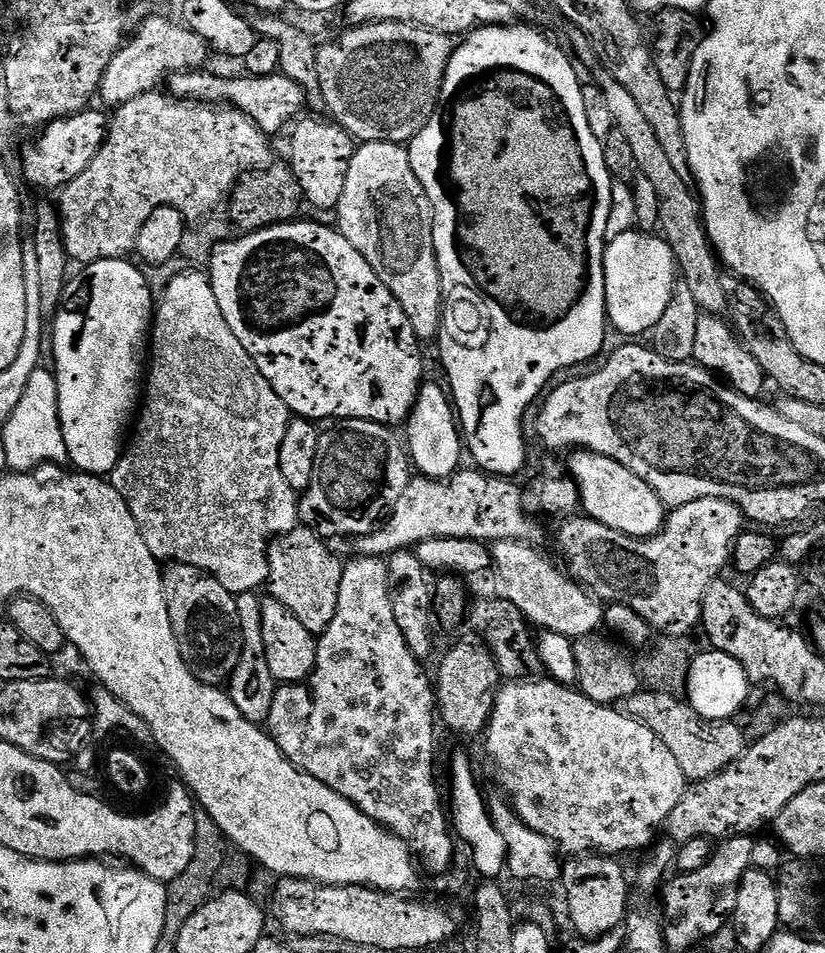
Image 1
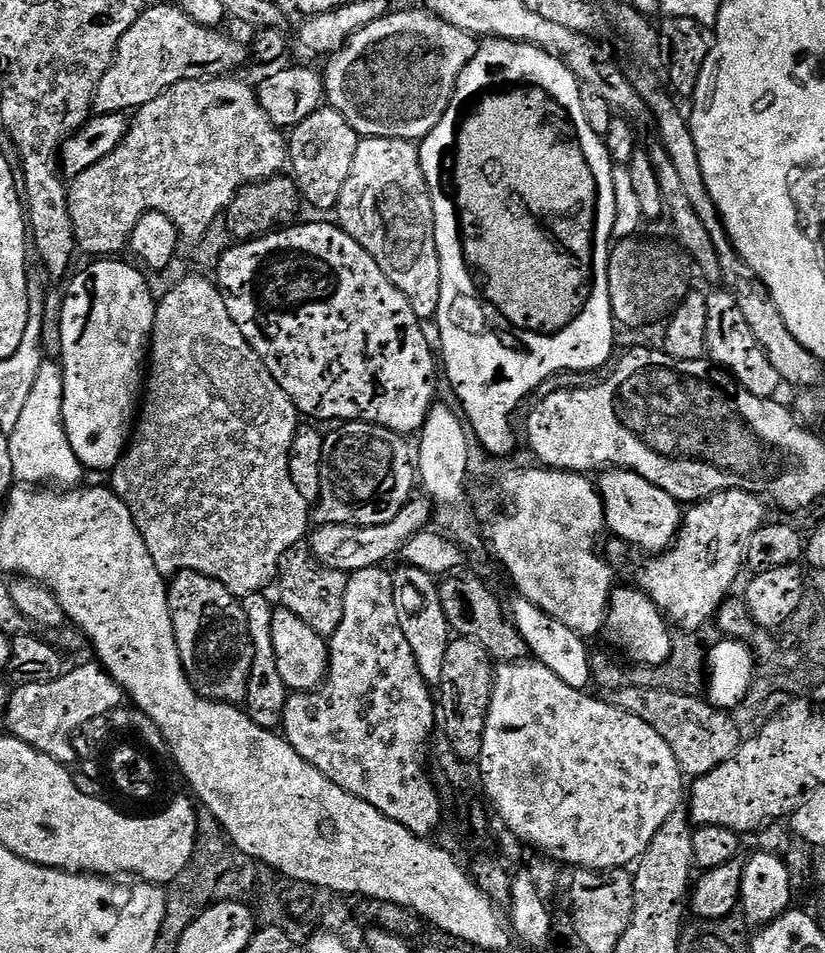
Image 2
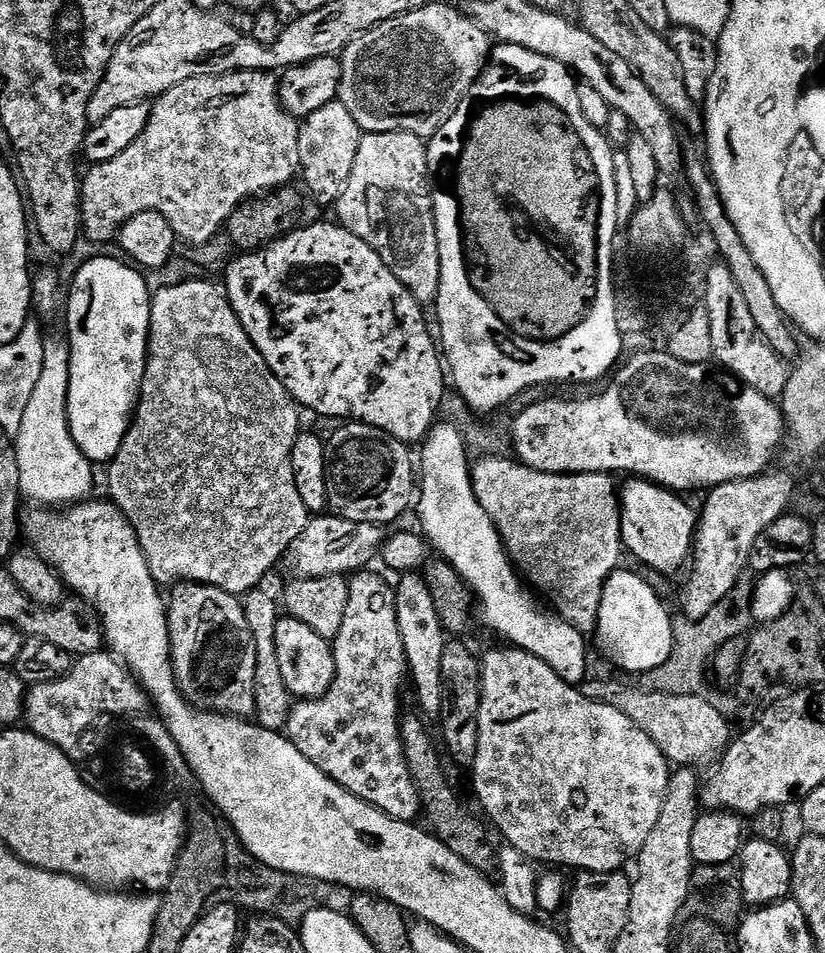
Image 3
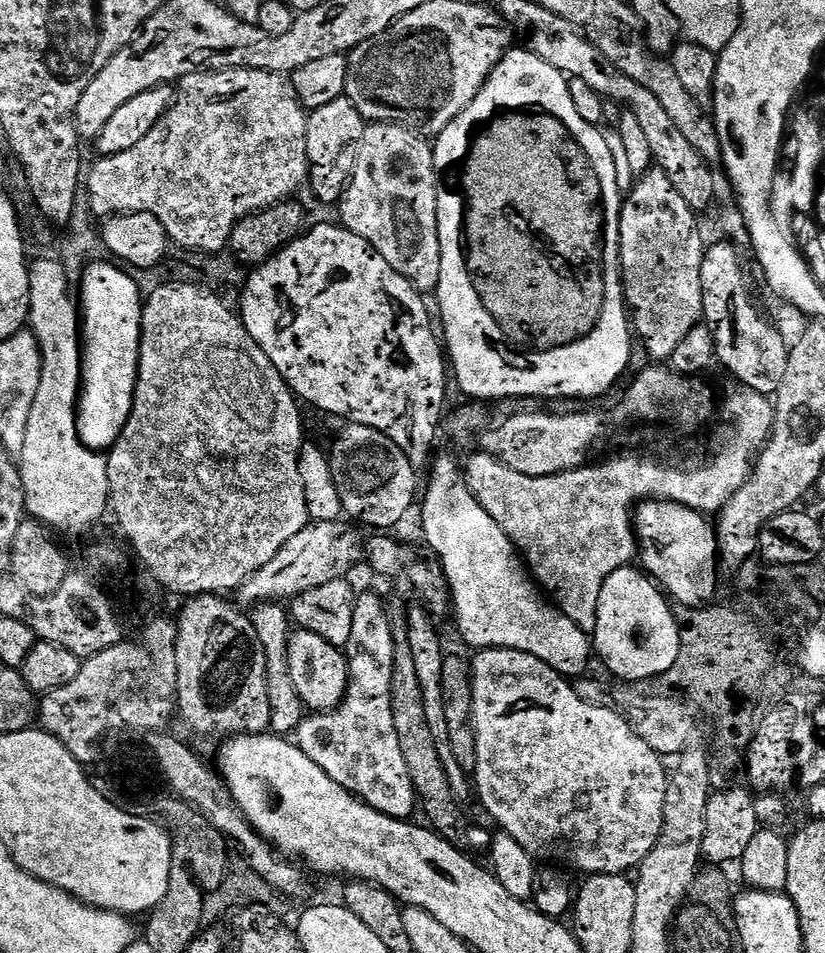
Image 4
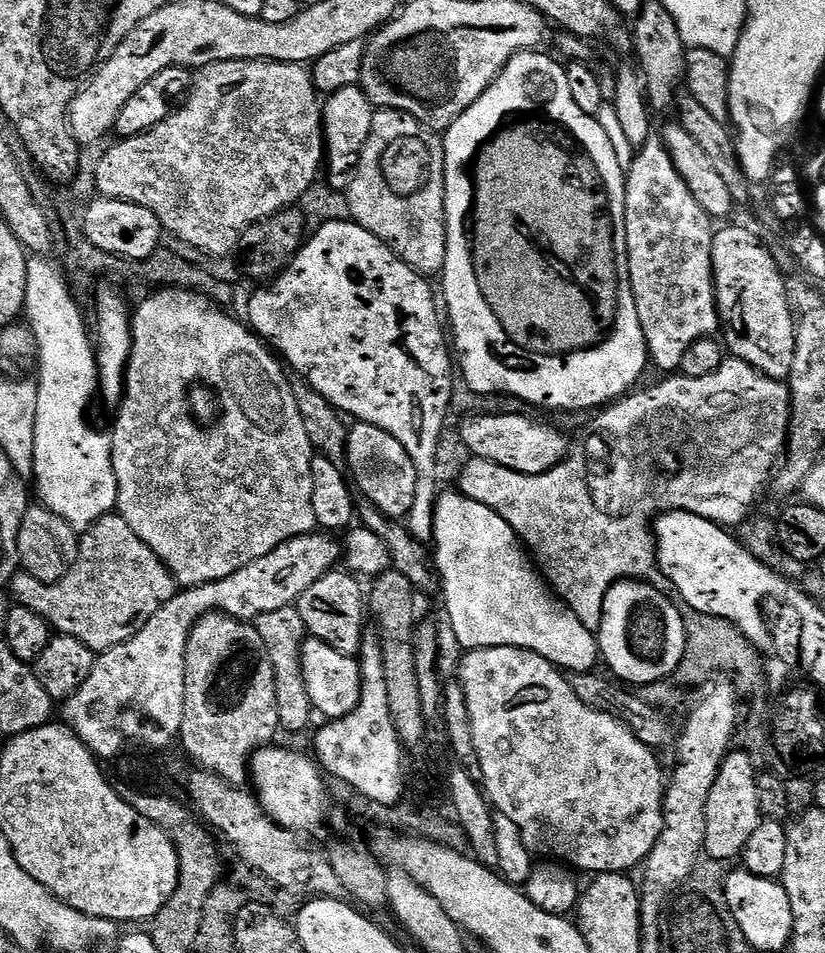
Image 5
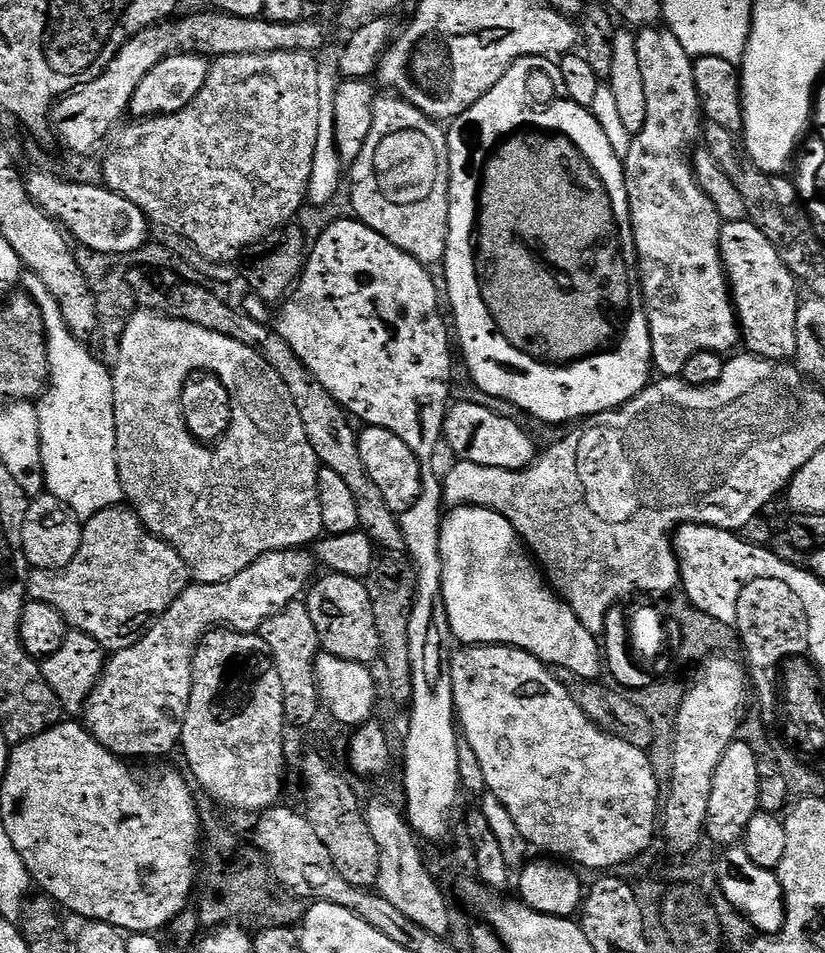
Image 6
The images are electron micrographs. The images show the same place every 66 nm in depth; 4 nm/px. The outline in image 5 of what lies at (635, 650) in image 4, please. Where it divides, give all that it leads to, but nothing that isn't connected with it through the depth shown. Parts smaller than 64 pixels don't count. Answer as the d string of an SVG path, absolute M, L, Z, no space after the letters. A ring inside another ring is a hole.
M620 580L606 592L603 598L602 622L596 633L597 644L600 648L603 663L618 676L616 677L623 683L637 686L642 684L654 683L658 680L667 679L679 668L682 658L685 657L687 644L687 634L684 628L683 618L678 610L678 604L673 600L668 600L658 589L648 584L650 582L641 580ZM640 603L656 604L661 612L664 612L665 636L668 636L668 644L665 644L664 660L660 664L640 664L631 652L628 652L627 637L624 636L624 628L628 626L628 612Z

